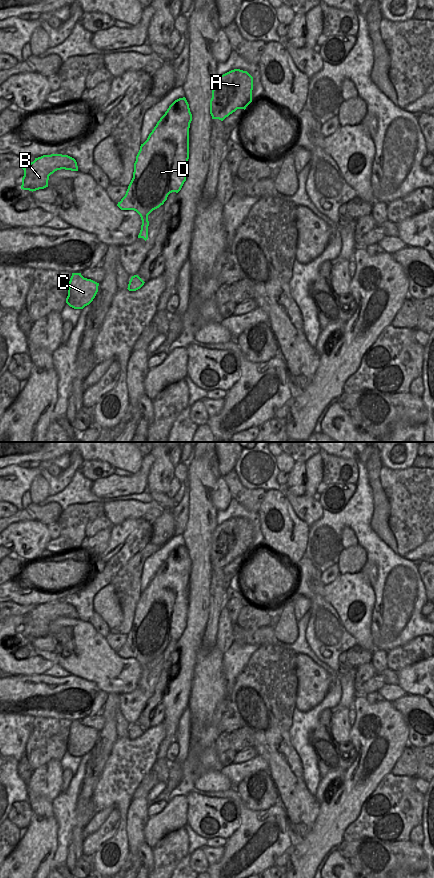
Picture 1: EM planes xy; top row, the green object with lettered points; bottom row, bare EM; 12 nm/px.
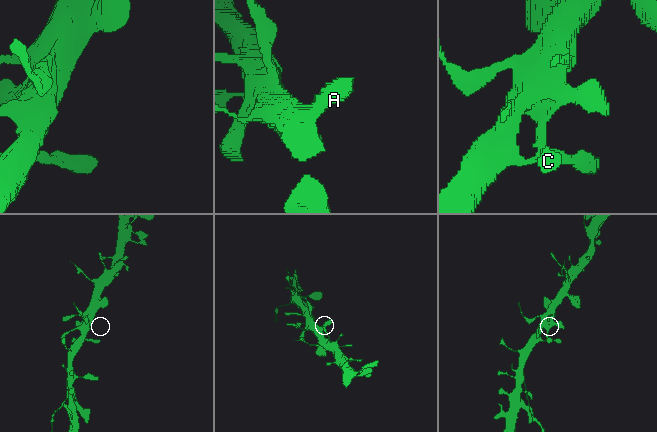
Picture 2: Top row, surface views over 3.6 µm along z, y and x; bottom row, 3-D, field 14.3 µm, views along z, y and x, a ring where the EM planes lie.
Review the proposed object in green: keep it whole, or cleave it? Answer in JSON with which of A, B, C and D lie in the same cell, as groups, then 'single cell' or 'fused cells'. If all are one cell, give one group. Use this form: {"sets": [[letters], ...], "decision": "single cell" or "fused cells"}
{"sets": [["A", "B", "C", "D"]], "decision": "single cell"}

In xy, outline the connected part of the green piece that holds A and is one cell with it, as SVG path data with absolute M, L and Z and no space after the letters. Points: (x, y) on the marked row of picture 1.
M240 69L218 77L213 85L210 100L212 119L223 121L237 109L246 109L252 102L253 77Z

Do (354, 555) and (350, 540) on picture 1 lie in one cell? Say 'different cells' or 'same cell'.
different cells

